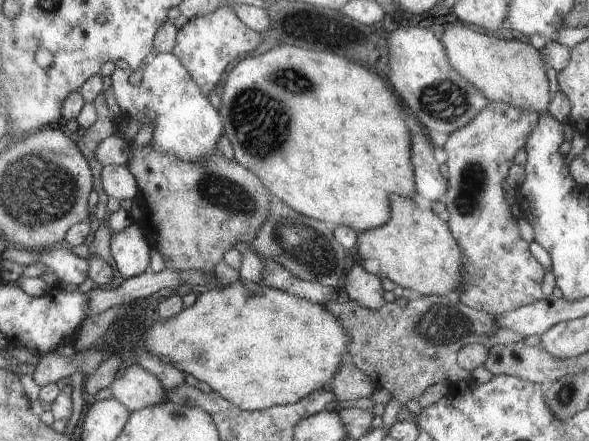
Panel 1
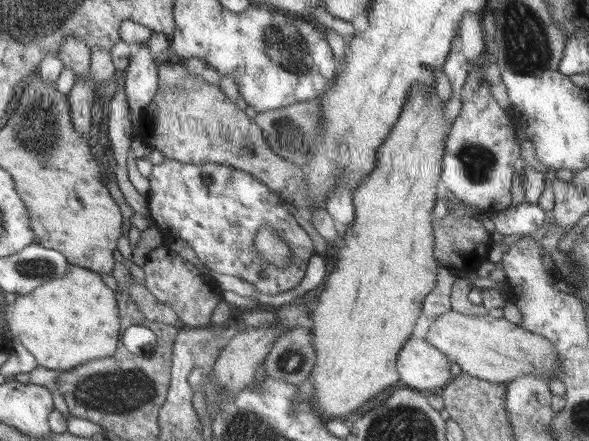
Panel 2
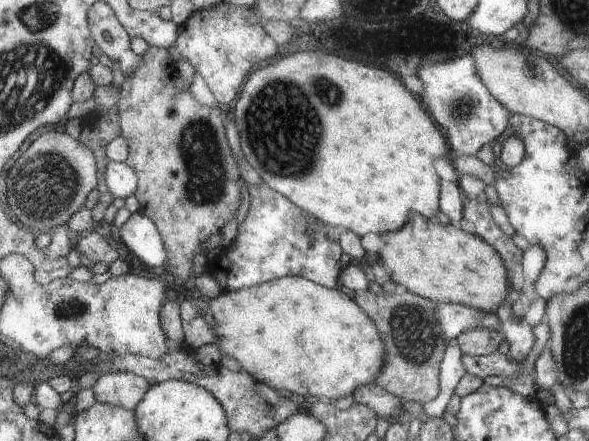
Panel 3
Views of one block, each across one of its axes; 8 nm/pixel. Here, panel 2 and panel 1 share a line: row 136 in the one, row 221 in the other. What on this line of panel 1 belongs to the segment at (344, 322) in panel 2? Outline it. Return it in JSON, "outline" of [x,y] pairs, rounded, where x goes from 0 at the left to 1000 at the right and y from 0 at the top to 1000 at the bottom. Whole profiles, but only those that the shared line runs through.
{"outline":[[[674,440],[660,444],[660,472],[664,472],[660,499],[650,512],[606,531],[603,567],[606,567],[610,585],[643,590],[643,603],[647,603],[643,617],[654,630],[660,630],[667,644],[691,653],[694,662],[701,658],[705,671],[762,671],[762,676],[769,676],[772,662],[779,658],[779,644],[786,630],[783,626],[783,562],[772,553],[772,540],[766,535],[759,503],[745,499],[742,485],[735,485],[732,476],[708,472],[701,449],[681,449]]]}

